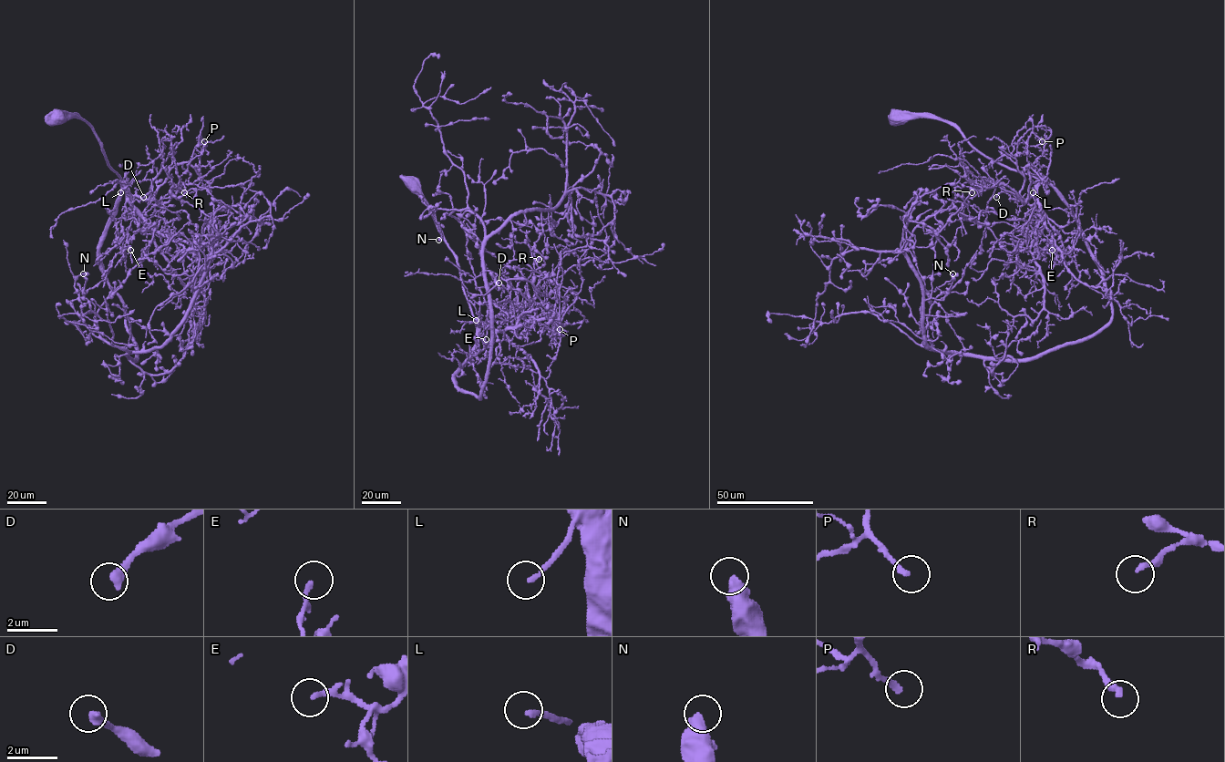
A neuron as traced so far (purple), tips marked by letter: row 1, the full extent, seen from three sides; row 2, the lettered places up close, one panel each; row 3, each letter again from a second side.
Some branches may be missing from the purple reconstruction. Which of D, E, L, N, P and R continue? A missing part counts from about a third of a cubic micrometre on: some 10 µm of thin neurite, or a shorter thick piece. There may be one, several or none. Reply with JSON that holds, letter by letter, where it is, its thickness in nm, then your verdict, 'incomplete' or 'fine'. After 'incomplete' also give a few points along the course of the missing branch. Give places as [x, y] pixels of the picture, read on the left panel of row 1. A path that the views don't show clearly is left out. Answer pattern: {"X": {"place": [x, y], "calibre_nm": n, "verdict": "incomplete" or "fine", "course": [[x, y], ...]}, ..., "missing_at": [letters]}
{"D": {"place": [143, 197], "calibre_nm": 400, "verdict": "incomplete"}, "E": {"place": [130, 250], "calibre_nm": 150, "verdict": "fine"}, "L": {"place": [120, 192], "calibre_nm": 200, "verdict": "incomplete", "course": [[120, 192], [116, 200], [118, 206], [121, 203], [120, 197], [114, 189]]}, "N": {"place": [83, 273], "calibre_nm": 500, "verdict": "fine"}, "P": {"place": [204, 141], "calibre_nm": 240, "verdict": "fine"}, "R": {"place": [184, 192], "calibre_nm": 240, "verdict": "incomplete"}, "missing_at": ["D", "L", "R"]}

